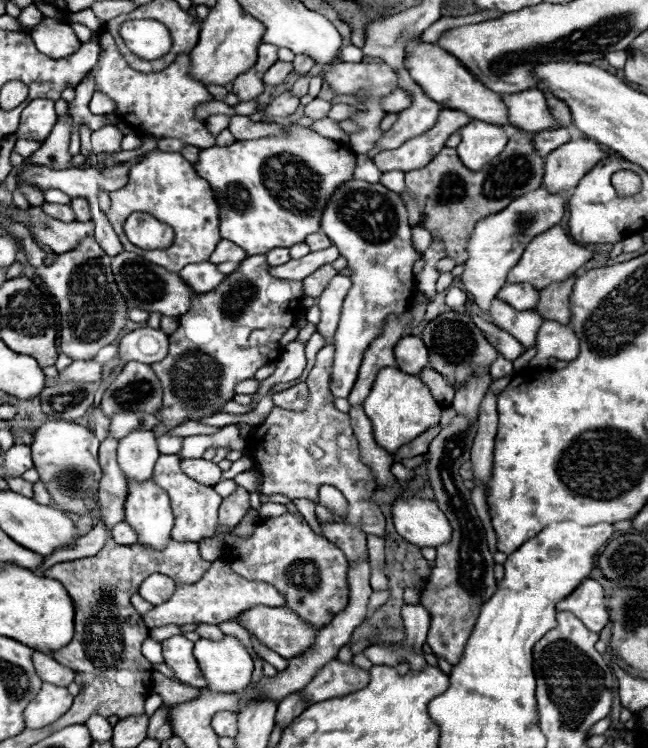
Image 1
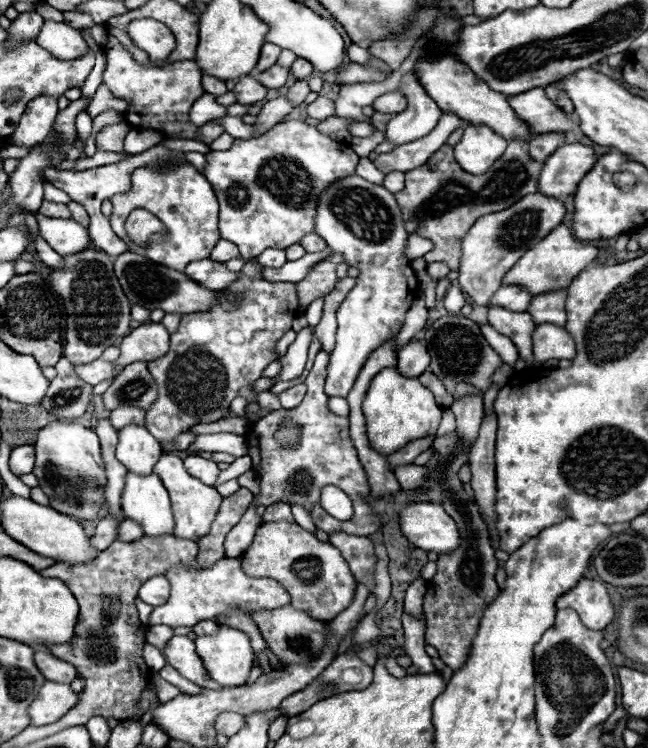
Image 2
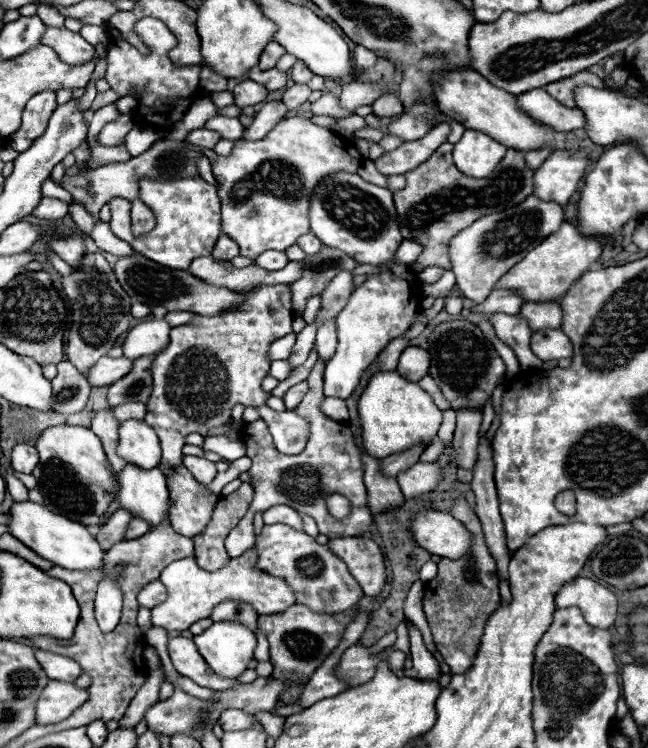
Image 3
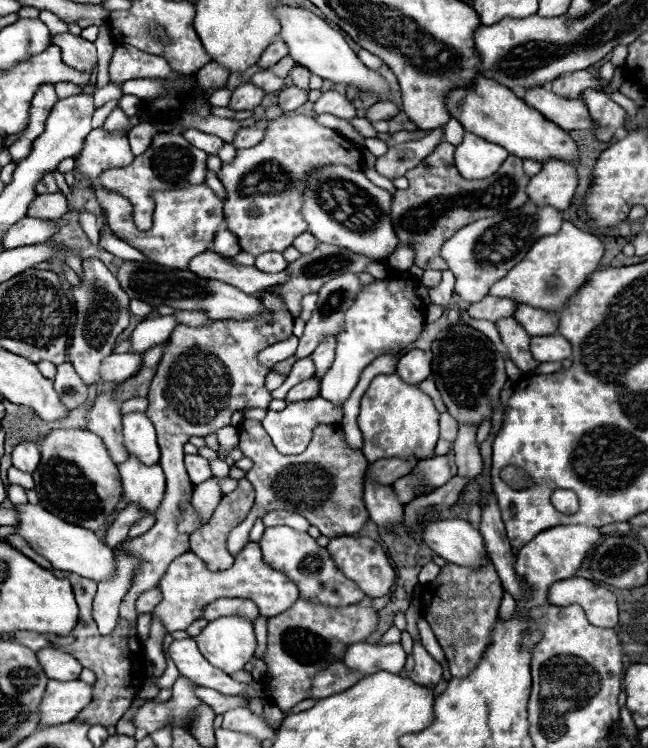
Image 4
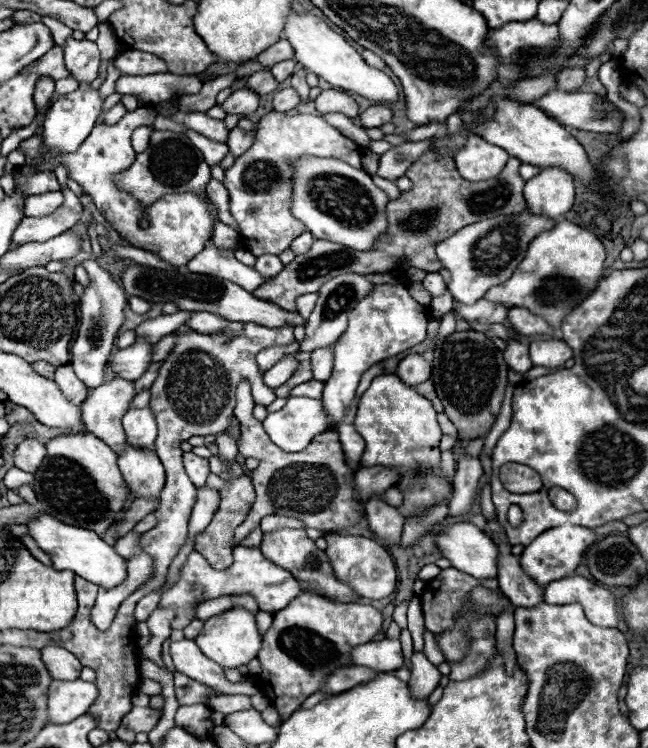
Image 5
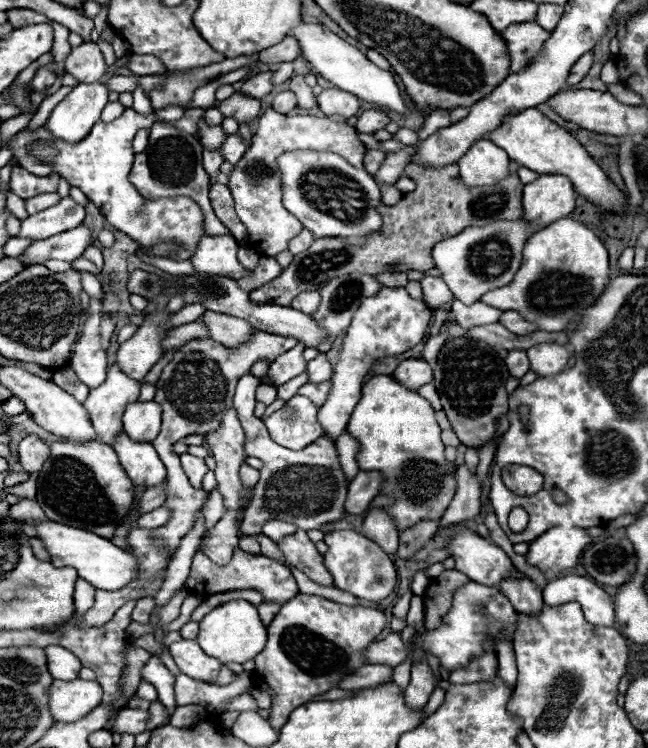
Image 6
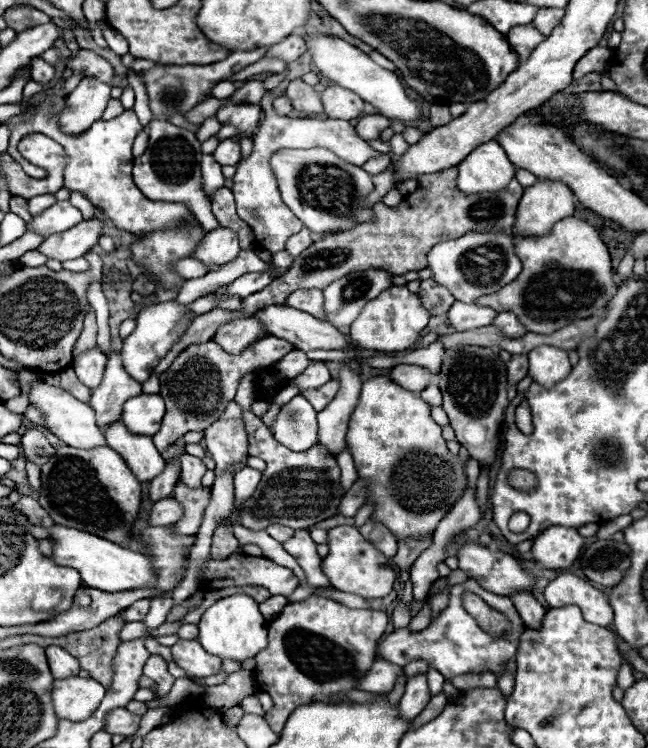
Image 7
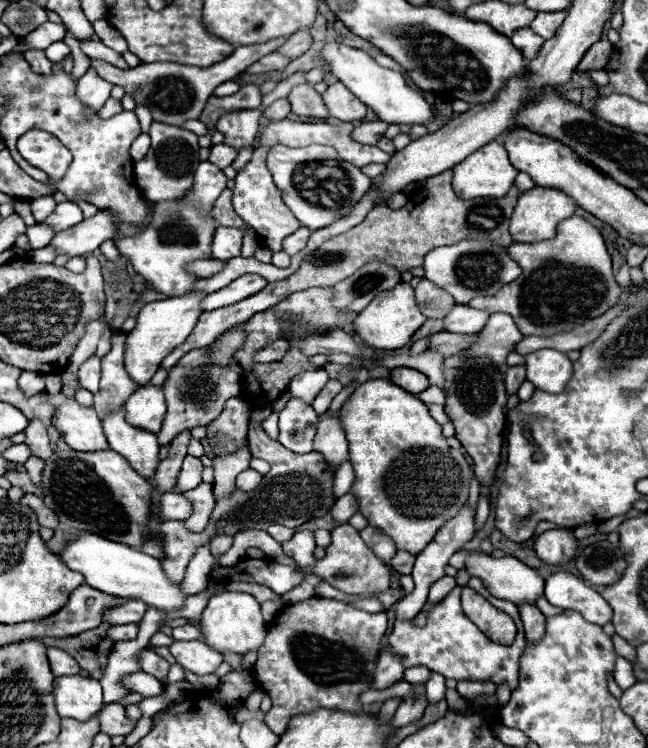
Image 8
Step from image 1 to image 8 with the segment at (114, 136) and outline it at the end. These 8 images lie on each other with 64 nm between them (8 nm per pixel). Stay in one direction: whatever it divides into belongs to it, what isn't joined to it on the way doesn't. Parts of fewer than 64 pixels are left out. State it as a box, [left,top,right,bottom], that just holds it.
[98,98,122,118]

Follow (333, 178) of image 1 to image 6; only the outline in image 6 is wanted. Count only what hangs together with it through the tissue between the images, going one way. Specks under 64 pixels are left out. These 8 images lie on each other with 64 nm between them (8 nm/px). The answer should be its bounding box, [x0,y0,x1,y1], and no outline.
[228,108,366,256]

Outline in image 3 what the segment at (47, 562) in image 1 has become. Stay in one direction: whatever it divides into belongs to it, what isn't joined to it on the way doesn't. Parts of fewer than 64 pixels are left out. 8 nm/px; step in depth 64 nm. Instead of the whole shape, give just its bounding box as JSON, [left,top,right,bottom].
[96,510,134,550]

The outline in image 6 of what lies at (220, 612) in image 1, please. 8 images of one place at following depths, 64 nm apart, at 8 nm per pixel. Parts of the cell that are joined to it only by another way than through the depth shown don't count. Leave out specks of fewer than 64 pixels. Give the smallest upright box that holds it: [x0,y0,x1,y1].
[182,548,298,604]

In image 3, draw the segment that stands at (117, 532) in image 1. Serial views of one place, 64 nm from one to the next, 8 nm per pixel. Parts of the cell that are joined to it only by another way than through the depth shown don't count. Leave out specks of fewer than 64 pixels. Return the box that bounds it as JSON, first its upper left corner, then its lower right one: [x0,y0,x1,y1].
[126,518,150,540]

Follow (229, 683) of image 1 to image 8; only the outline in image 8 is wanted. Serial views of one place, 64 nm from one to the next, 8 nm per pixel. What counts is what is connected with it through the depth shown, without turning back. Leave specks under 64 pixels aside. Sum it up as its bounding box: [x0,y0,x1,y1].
[202,592,266,656]

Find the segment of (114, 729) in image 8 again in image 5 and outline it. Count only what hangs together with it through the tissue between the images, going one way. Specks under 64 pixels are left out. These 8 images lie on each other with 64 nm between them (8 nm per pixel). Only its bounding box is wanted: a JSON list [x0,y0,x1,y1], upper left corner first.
[122,706,162,732]

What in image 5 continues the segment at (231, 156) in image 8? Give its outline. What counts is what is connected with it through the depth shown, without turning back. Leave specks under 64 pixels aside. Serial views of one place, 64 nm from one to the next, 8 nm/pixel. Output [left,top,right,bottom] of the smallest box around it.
[228,128,256,156]

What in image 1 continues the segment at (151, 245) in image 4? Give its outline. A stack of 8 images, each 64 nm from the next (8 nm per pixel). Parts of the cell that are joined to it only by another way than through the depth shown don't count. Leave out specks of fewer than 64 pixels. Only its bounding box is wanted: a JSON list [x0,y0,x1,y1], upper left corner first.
[106,150,222,272]

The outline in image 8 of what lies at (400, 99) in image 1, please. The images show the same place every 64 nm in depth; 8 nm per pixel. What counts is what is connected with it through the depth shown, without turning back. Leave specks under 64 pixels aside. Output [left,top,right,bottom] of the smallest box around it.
[352,120,388,144]

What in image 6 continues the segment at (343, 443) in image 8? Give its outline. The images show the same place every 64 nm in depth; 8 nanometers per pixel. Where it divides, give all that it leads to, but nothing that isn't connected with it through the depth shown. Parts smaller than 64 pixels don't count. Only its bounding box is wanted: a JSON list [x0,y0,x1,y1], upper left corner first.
[318,286,432,440]

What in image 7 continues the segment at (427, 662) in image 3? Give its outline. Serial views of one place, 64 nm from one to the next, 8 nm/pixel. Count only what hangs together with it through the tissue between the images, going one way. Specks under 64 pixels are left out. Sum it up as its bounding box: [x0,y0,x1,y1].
[400,674,430,718]

